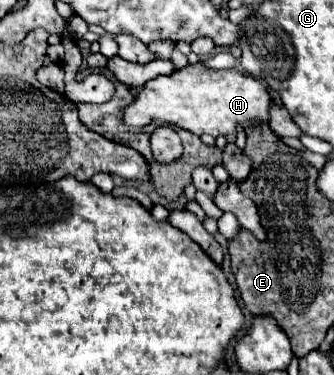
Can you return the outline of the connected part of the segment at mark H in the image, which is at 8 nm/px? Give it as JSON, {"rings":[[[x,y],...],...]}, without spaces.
{"rings":[[[195,63],[195,65],[183,67],[181,71],[175,71],[171,75],[159,75],[159,77],[147,81],[143,85],[143,89],[139,91],[135,103],[131,103],[125,109],[123,121],[127,125],[141,127],[141,125],[147,125],[151,119],[159,119],[163,123],[179,125],[179,127],[195,133],[197,137],[207,133],[207,135],[213,135],[213,137],[223,135],[227,139],[235,139],[235,133],[237,133],[239,127],[247,129],[247,127],[253,127],[253,125],[267,125],[267,121],[269,121],[269,107],[271,107],[269,91],[267,91],[265,83],[261,83],[257,77],[241,73],[237,69],[217,71],[217,69],[207,69],[201,63]]]}

